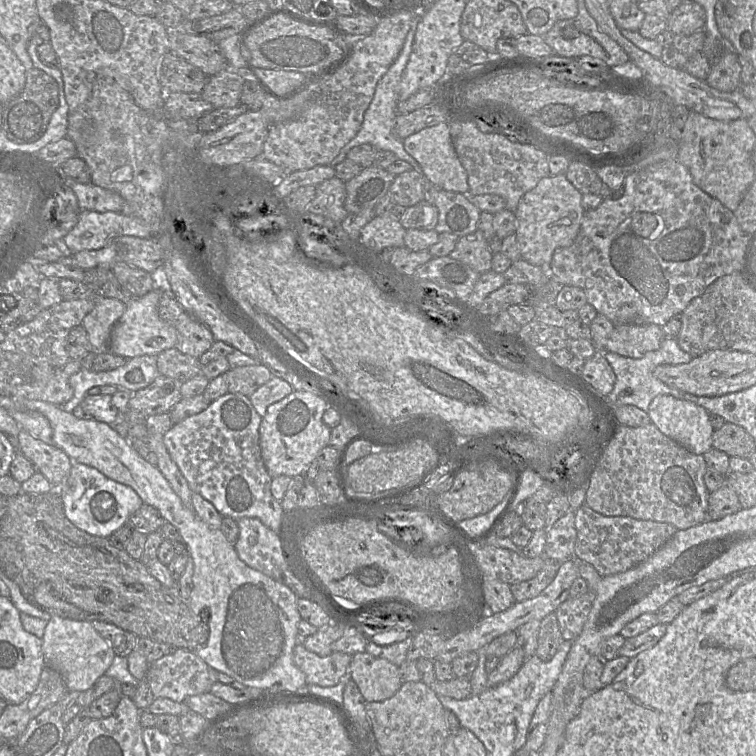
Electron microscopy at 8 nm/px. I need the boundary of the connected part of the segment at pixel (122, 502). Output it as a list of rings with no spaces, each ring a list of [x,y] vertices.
[[[73,463],[66,481],[58,489],[67,518],[79,529],[108,538],[127,524],[129,517],[143,504],[140,496],[125,484],[116,482],[94,467]]]

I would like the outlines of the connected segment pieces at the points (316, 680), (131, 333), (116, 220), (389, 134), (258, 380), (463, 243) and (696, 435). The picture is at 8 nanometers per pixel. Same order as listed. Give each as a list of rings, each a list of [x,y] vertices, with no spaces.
[[[297,643],[293,650],[295,665],[305,674],[306,684],[322,687],[335,686],[346,673],[352,655],[344,652],[332,652],[319,656]]]
[[[156,286],[142,297],[134,297],[128,303],[122,316],[112,328],[109,340],[109,351],[131,359],[141,355],[158,355],[160,352],[175,347],[178,332],[174,326],[160,318],[158,302],[160,286]]]
[[[80,210],[76,225],[63,238],[71,255],[106,246],[117,236],[152,236],[150,225],[139,216],[120,212]]]
[[[420,10],[414,14],[414,18],[412,20],[411,28],[407,34],[405,43],[403,45],[402,51],[400,52],[398,58],[395,62],[390,66],[386,74],[380,79],[376,86],[374,97],[364,114],[364,119],[361,125],[359,132],[356,136],[346,144],[339,154],[334,158],[334,160],[329,164],[335,168],[335,166],[341,163],[343,160],[346,159],[348,152],[361,144],[371,144],[375,146],[378,150],[386,150],[393,152],[398,159],[404,160],[408,162],[412,167],[413,170],[422,173],[421,166],[419,163],[409,155],[405,149],[403,140],[400,139],[395,134],[395,123],[396,117],[399,115],[398,113],[398,93],[399,93],[399,86],[402,78],[402,74],[406,68],[408,60],[410,58],[410,54],[412,52],[412,45],[414,42],[414,36],[417,30],[417,26],[420,21]]]
[[[261,363],[230,368],[227,391],[249,397],[259,387],[267,383],[271,377],[270,370]]]
[[[478,229],[459,237],[449,256],[467,264],[479,274],[492,269],[493,253],[489,249],[488,240]]]
[[[658,395],[651,401],[647,412],[651,422],[664,435],[684,447],[691,453],[703,455],[713,448],[711,415],[703,407],[671,395]]]

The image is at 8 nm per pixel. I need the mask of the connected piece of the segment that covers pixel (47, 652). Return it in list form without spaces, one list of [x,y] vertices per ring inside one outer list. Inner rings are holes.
[[[53,615],[42,637],[45,666],[57,671],[68,691],[84,692],[105,675],[116,656],[111,645],[95,630],[92,621],[71,620]]]

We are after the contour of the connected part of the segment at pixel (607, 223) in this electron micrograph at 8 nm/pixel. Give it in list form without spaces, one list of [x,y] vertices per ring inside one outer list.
[[[677,159],[651,164],[641,170],[627,171],[623,184],[623,195],[618,199],[604,198],[595,209],[584,211],[580,230],[574,242],[568,247],[557,248],[552,256],[548,272],[552,279],[563,285],[581,288],[598,313],[606,316],[615,326],[624,324],[656,324],[664,326],[671,318],[679,316],[690,301],[701,295],[718,278],[738,272],[747,250],[748,234],[740,227],[734,213],[719,200],[701,190],[694,182],[691,173]]]

